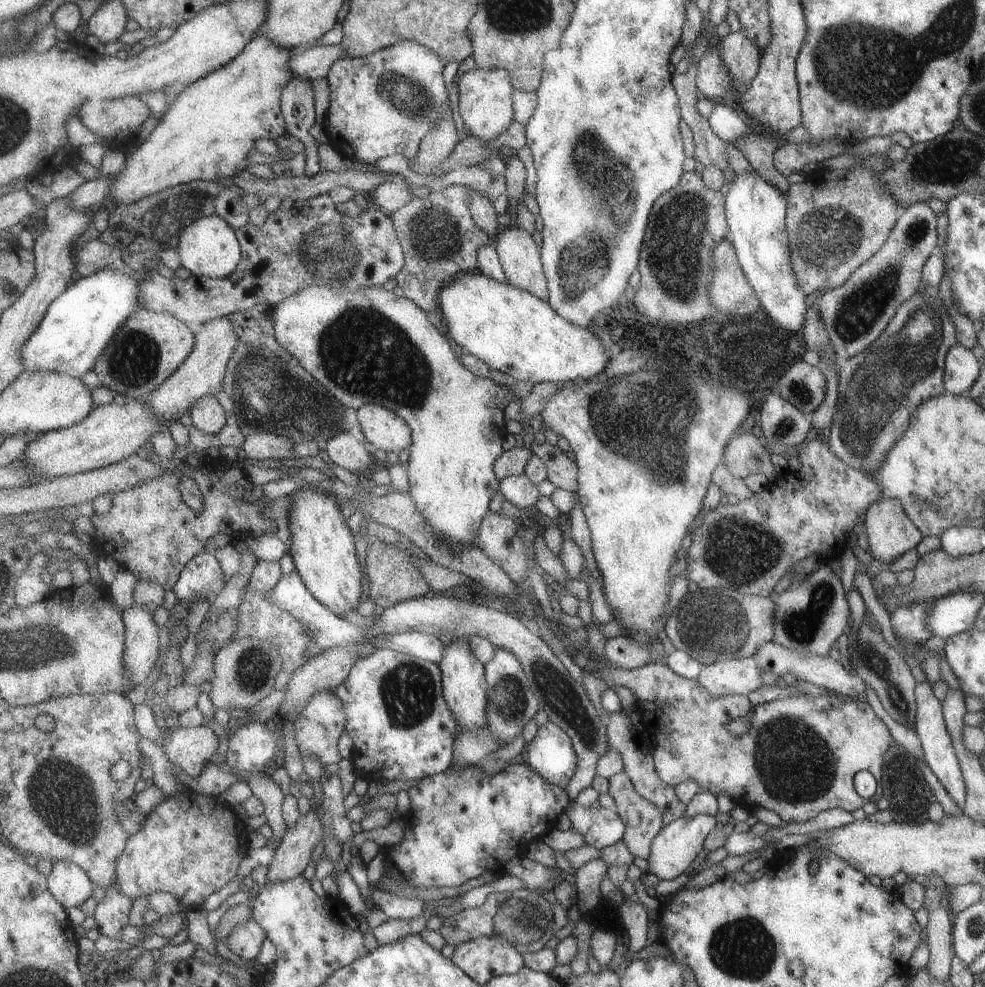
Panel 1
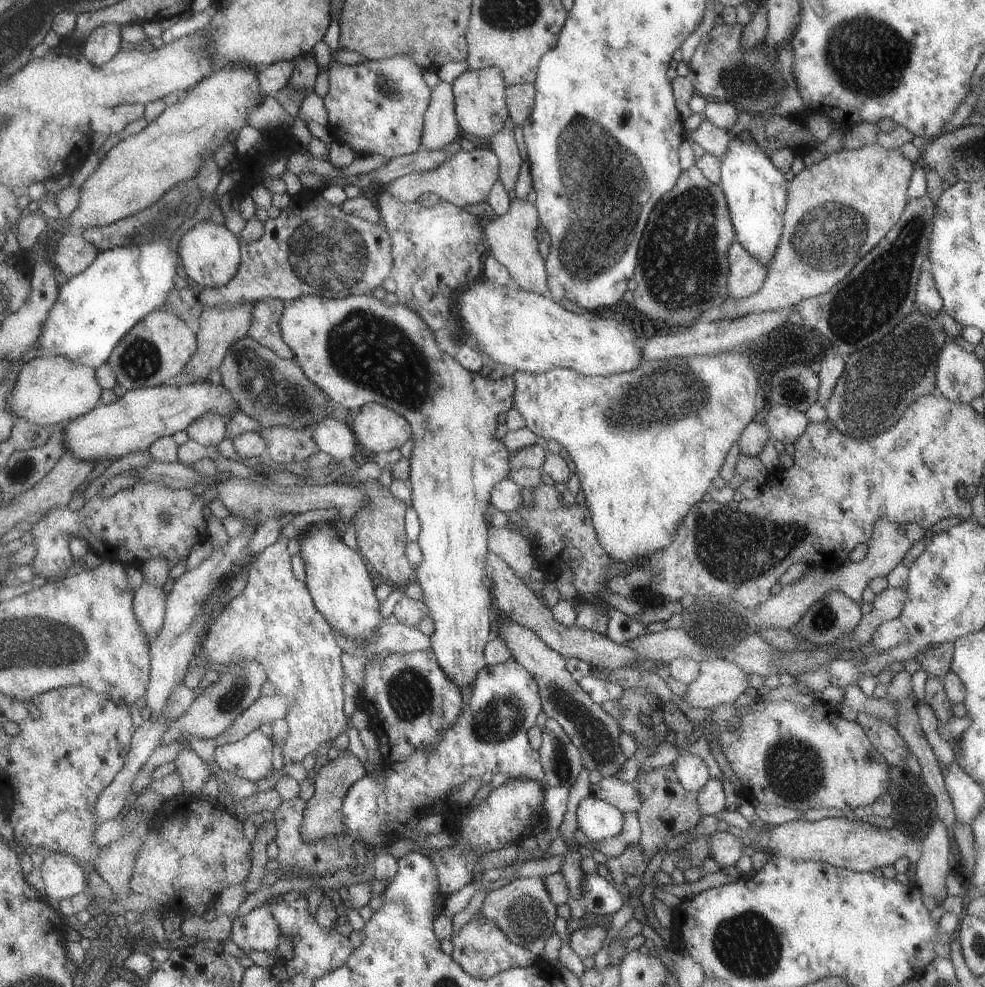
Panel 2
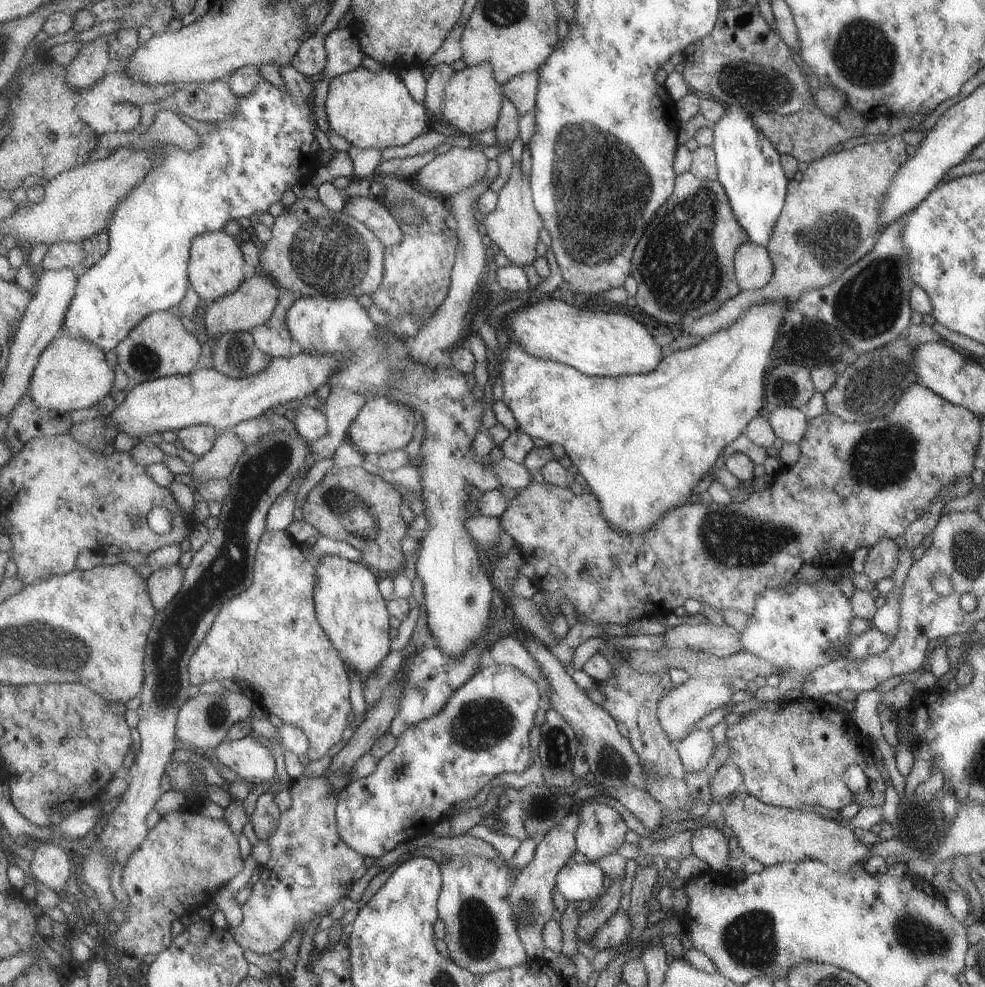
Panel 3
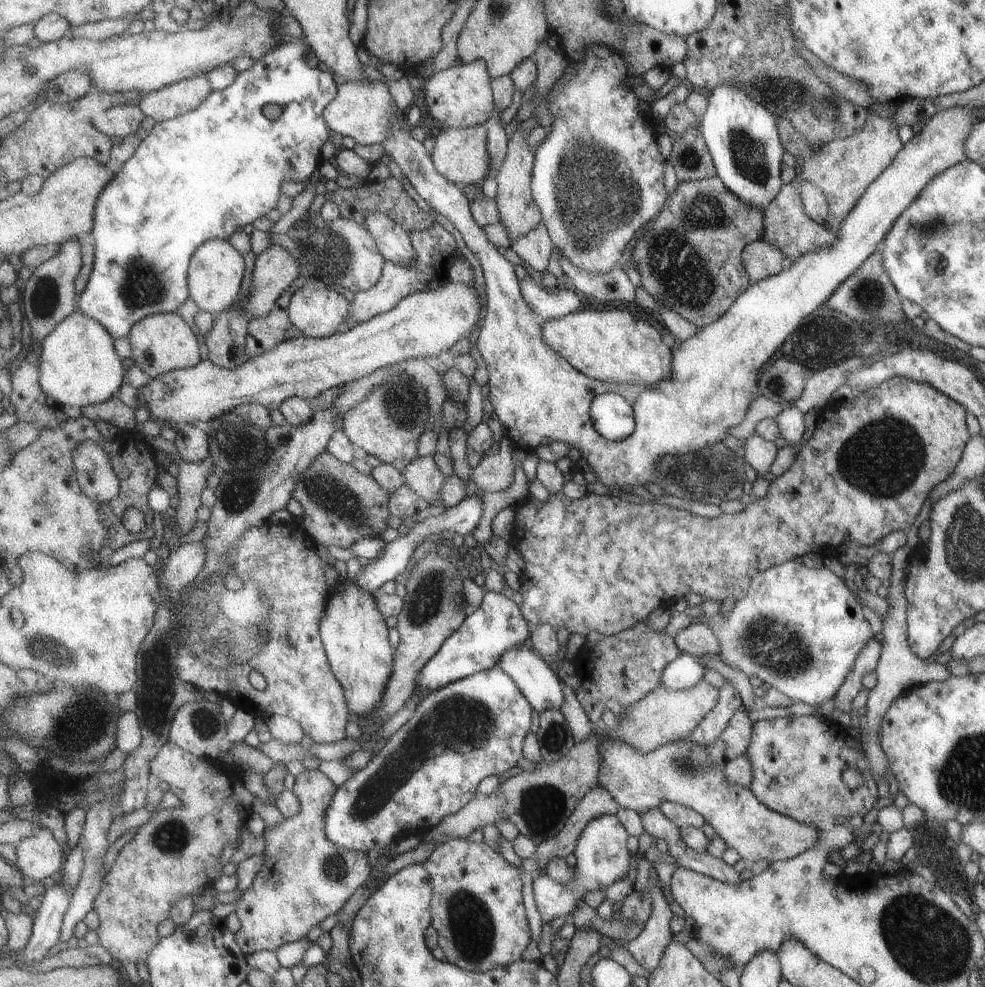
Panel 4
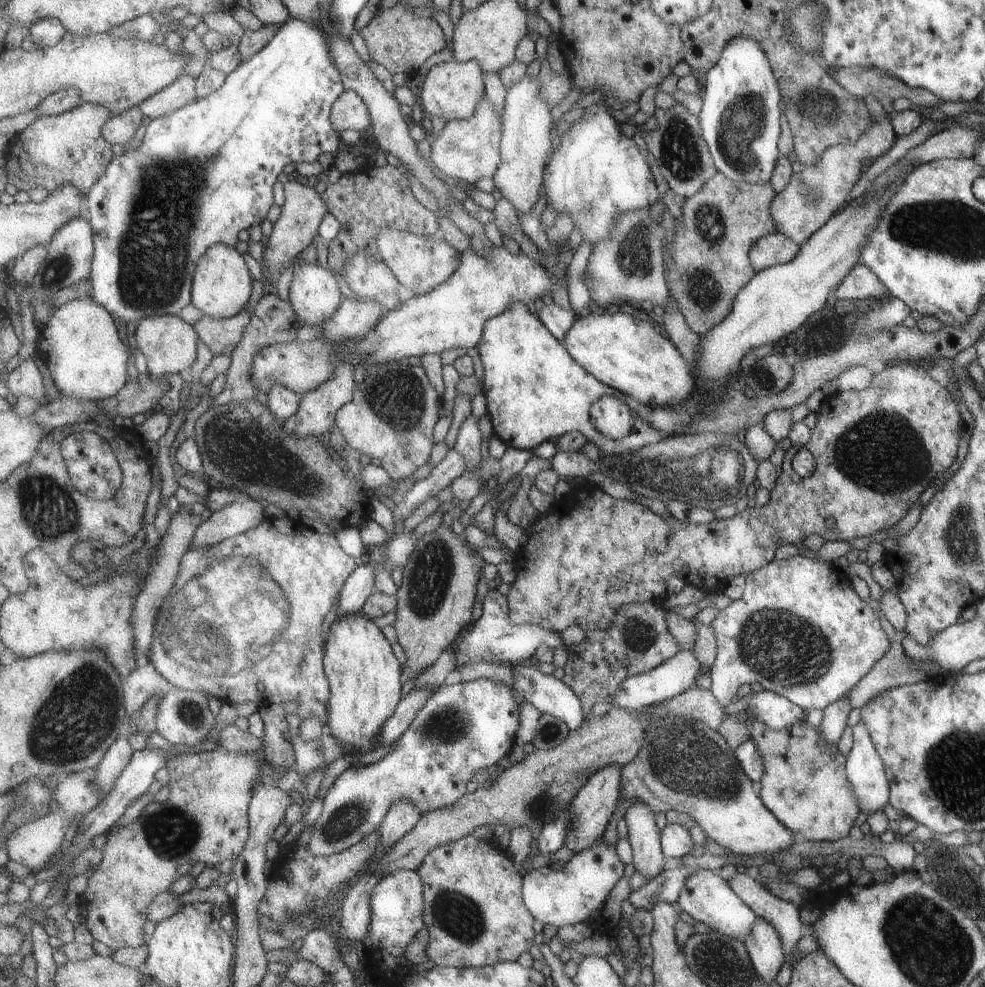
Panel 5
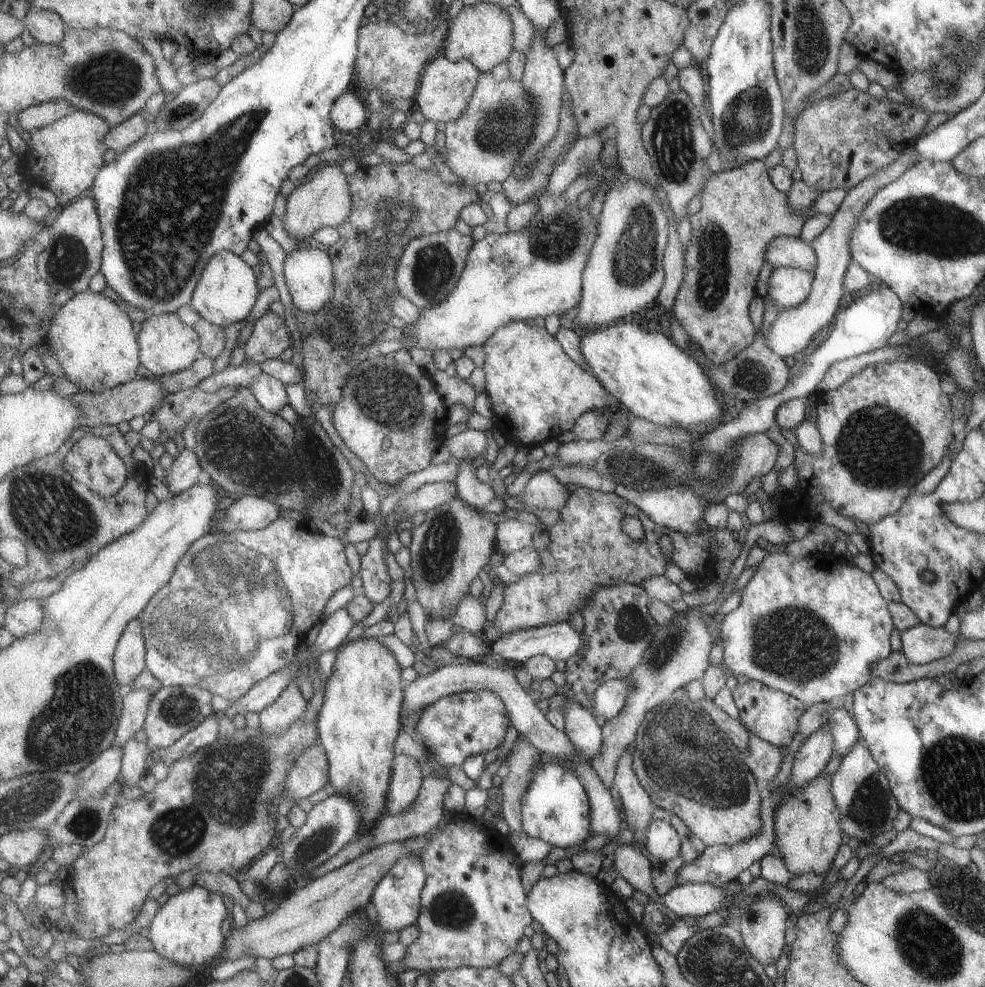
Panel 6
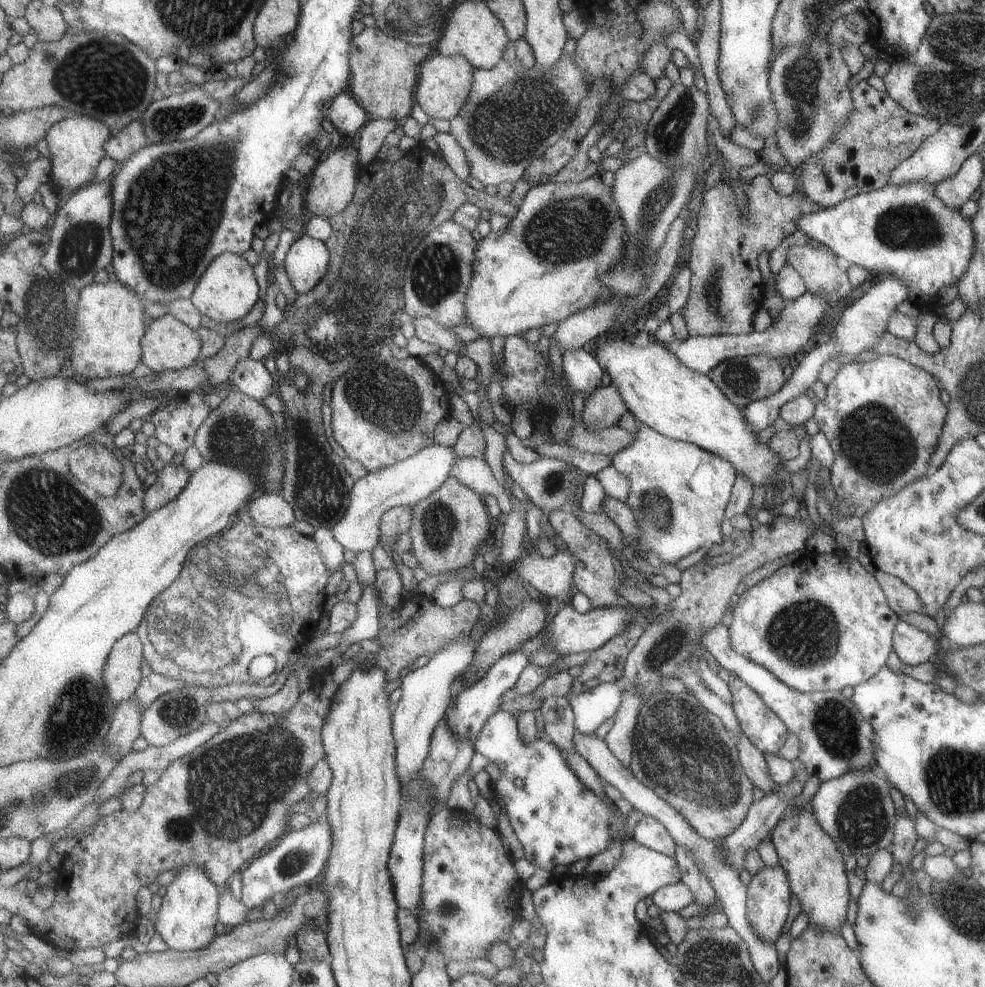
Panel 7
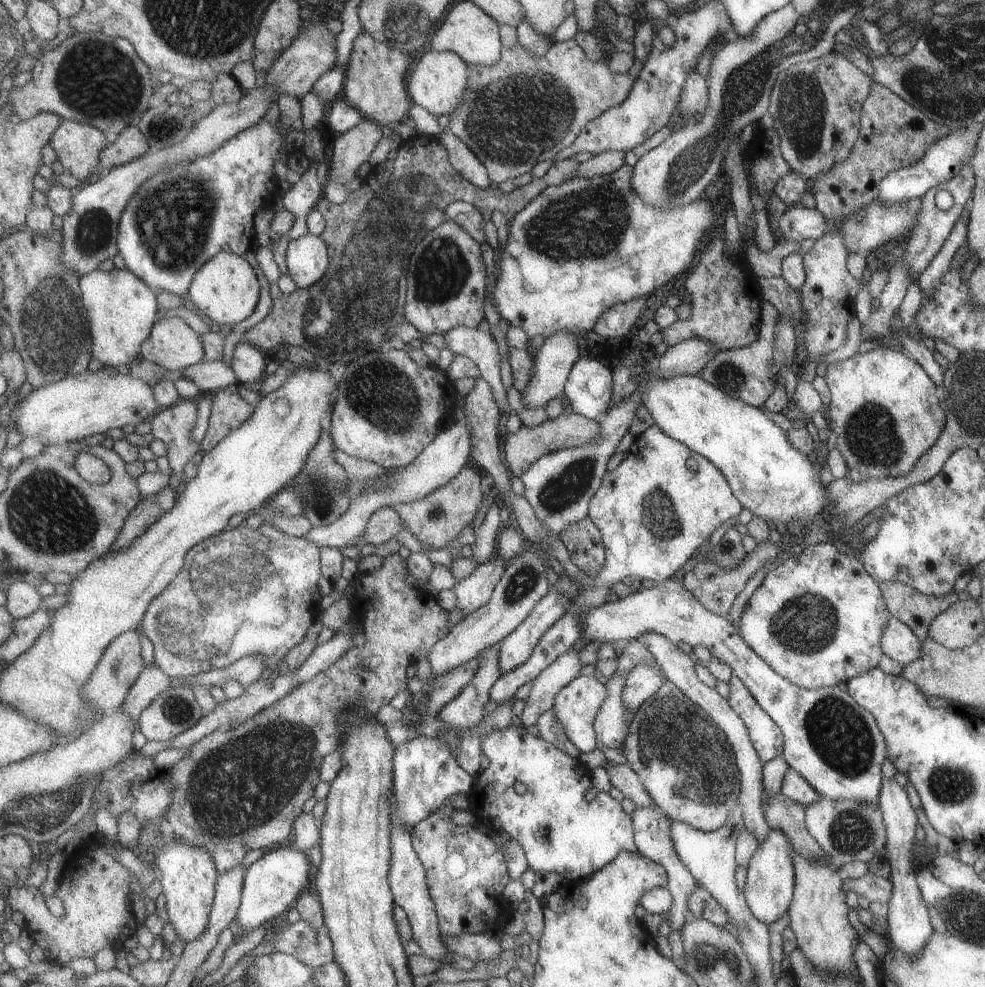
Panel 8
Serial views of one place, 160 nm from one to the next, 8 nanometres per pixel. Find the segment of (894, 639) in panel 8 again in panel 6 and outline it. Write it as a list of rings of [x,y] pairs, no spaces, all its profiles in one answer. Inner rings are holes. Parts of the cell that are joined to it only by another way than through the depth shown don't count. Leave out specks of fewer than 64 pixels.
[[[921,622],[900,631],[901,651],[914,665],[945,659],[954,652],[957,636],[947,633],[943,627],[930,627]]]

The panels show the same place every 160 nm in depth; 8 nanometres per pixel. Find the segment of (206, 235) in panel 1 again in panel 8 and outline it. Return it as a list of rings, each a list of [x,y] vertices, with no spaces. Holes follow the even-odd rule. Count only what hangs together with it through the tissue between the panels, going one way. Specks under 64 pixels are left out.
[[[223,251],[208,260],[197,272],[190,288],[189,299],[213,321],[214,325],[233,326],[255,312],[259,304],[259,294],[261,294],[259,278],[245,255]]]

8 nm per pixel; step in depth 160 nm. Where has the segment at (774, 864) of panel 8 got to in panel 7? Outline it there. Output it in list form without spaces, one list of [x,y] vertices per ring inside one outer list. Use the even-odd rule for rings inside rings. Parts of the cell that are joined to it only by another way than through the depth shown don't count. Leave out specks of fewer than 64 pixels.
[[[763,867],[753,875],[746,886],[746,917],[753,934],[763,942],[773,945],[777,940],[781,926],[787,918],[787,904],[789,904],[789,886],[787,886],[786,874],[783,869],[777,867]]]

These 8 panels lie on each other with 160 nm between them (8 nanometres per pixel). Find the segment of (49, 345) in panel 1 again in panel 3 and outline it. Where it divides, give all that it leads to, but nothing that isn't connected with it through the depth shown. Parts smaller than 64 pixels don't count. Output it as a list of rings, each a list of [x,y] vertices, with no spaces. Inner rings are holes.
[[[292,64],[279,68],[279,73],[283,78],[285,88],[288,92],[287,94],[281,92],[279,88],[275,88],[273,84],[269,84],[268,81],[263,80],[251,95],[248,97],[240,97],[238,113],[235,115],[235,118],[228,121],[215,122],[216,125],[213,133],[201,135],[202,142],[196,149],[186,151],[175,145],[165,144],[162,146],[164,148],[164,160],[160,163],[160,166],[154,168],[149,176],[130,192],[130,195],[118,206],[118,211],[115,212],[114,218],[111,219],[110,226],[107,227],[110,234],[109,252],[107,252],[99,262],[94,263],[90,269],[80,272],[75,298],[67,311],[62,334],[68,333],[74,337],[94,342],[105,352],[111,352],[113,348],[116,349],[127,336],[130,335],[130,332],[151,313],[169,311],[171,309],[174,310],[185,298],[190,283],[189,263],[194,238],[206,232],[223,230],[223,226],[225,226],[229,220],[237,221],[239,218],[248,218],[251,214],[263,214],[264,212],[268,212],[269,207],[274,202],[280,201],[281,198],[283,198],[283,194],[293,188],[295,184],[309,182],[319,167],[320,162],[318,152],[313,152],[315,128],[317,128],[315,122],[311,120],[313,108],[307,104],[307,100],[309,100],[309,96],[311,96],[311,92],[313,92],[313,84],[309,82],[308,76],[299,72]]]

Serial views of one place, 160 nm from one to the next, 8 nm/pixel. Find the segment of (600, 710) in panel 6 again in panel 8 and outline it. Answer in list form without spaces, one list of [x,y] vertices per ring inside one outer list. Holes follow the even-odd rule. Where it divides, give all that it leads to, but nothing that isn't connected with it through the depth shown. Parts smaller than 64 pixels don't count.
[[[577,675],[554,696],[552,709],[556,719],[563,724],[567,738],[579,749],[580,753],[586,753],[596,748],[593,721],[600,704],[606,696],[607,689],[605,685],[601,684],[596,676],[589,675]]]

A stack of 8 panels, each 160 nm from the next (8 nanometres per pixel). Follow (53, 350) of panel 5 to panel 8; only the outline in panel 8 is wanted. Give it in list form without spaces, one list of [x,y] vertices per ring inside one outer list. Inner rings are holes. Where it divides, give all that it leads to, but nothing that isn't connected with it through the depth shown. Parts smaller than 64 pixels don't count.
[[[127,267],[123,270],[96,270],[80,280],[94,340],[93,358],[103,366],[119,368],[141,357],[143,343],[152,335],[160,304],[157,292]]]

